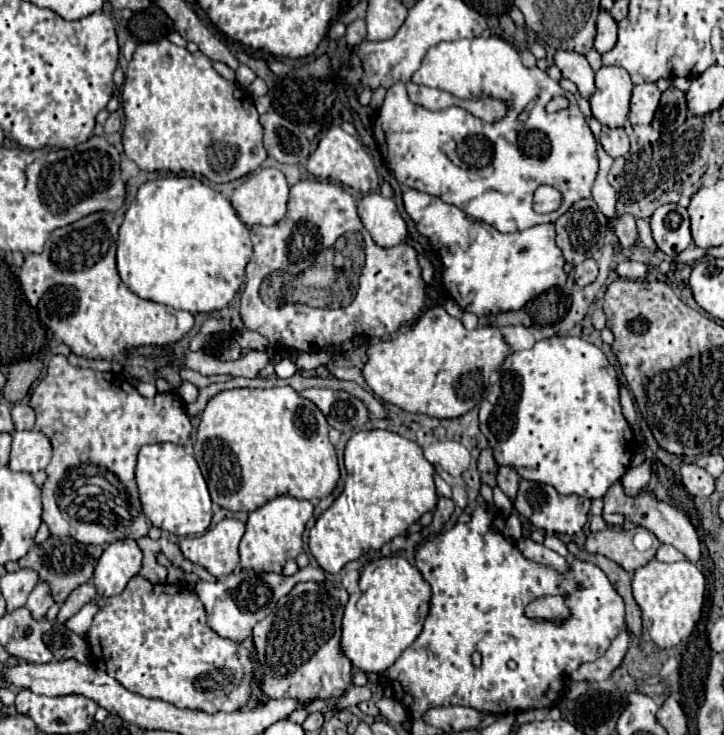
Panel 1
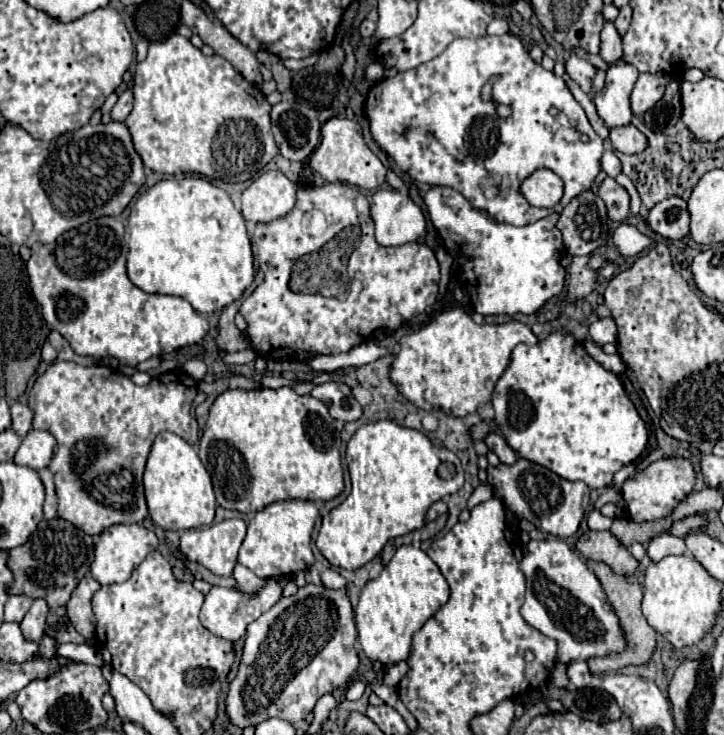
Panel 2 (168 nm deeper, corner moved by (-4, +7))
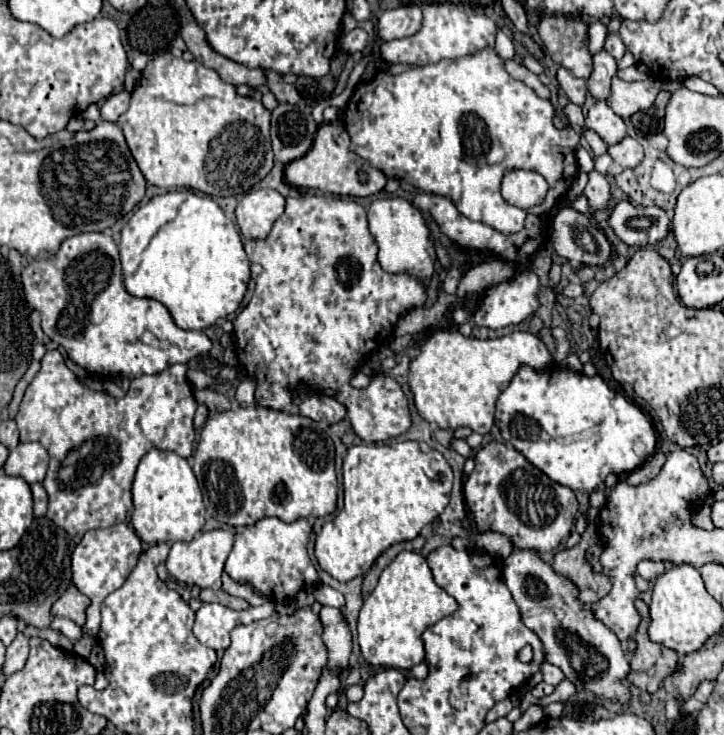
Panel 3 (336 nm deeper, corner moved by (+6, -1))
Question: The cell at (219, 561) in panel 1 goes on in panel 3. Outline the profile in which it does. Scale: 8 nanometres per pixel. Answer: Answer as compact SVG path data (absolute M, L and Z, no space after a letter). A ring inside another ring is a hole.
M214 529L214 531L198 533L190 543L174 543L166 559L168 575L180 583L196 585L200 589L220 589L222 587L220 575L224 569L224 561L232 549L232 541L234 541L234 535L230 531Z

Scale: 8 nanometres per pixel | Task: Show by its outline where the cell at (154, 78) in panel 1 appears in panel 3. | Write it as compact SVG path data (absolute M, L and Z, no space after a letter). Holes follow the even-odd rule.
M170 53L154 57L132 91L130 109L118 119L124 131L126 143L148 183L164 189L194 189L204 195L232 197L244 195L258 185L274 165L274 151L270 143L270 111L252 97L240 97L236 87L222 83L214 69L204 67L198 61L176 59ZM172 109L178 109L174 113Z

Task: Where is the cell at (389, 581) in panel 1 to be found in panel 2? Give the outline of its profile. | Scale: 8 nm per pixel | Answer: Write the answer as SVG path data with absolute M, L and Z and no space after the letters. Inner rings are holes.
M412 545L400 547L382 573L364 585L354 609L358 641L366 657L382 665L404 661L410 651L412 635L448 601L448 597L448 583L436 563L422 549Z

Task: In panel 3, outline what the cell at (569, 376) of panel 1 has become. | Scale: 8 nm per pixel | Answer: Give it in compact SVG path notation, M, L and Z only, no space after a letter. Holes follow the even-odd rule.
M520 367L496 403L496 427L506 443L518 447L540 471L574 491L592 493L614 473L642 467L656 451L650 417L634 403L618 397L602 377L586 377L568 369L536 373Z

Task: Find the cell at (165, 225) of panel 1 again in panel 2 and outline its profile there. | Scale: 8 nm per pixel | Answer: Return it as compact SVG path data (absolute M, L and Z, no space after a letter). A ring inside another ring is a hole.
M170 177L140 193L130 209L126 243L128 277L136 287L146 293L182 297L202 315L222 311L232 301L240 299L244 289L254 281L254 259L246 221L234 207L230 195L204 177Z

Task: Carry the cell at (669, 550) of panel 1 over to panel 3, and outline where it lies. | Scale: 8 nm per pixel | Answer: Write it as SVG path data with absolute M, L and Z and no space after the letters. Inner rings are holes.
M642 561L638 565L638 575L646 581L654 581L656 577L660 577L664 573L664 563L662 561Z

